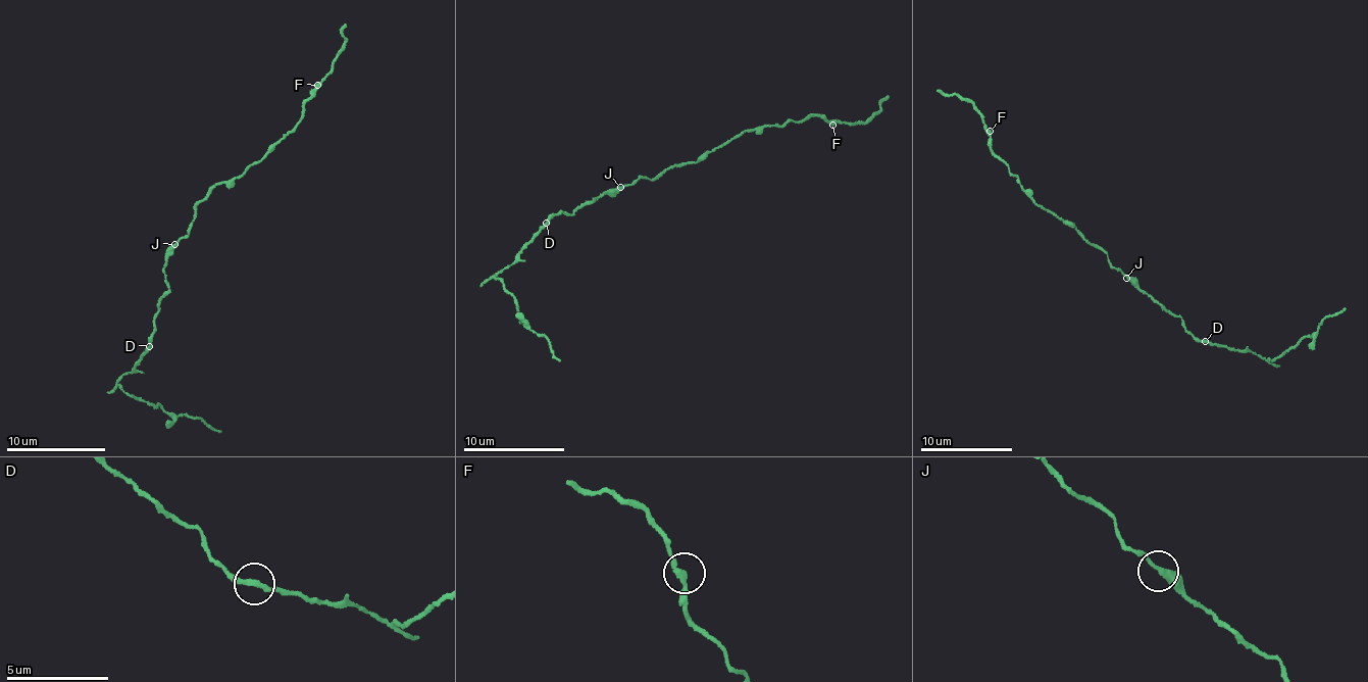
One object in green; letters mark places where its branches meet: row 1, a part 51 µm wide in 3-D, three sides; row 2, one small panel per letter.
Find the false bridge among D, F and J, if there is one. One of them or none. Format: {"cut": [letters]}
{"cut": ["D"]}

